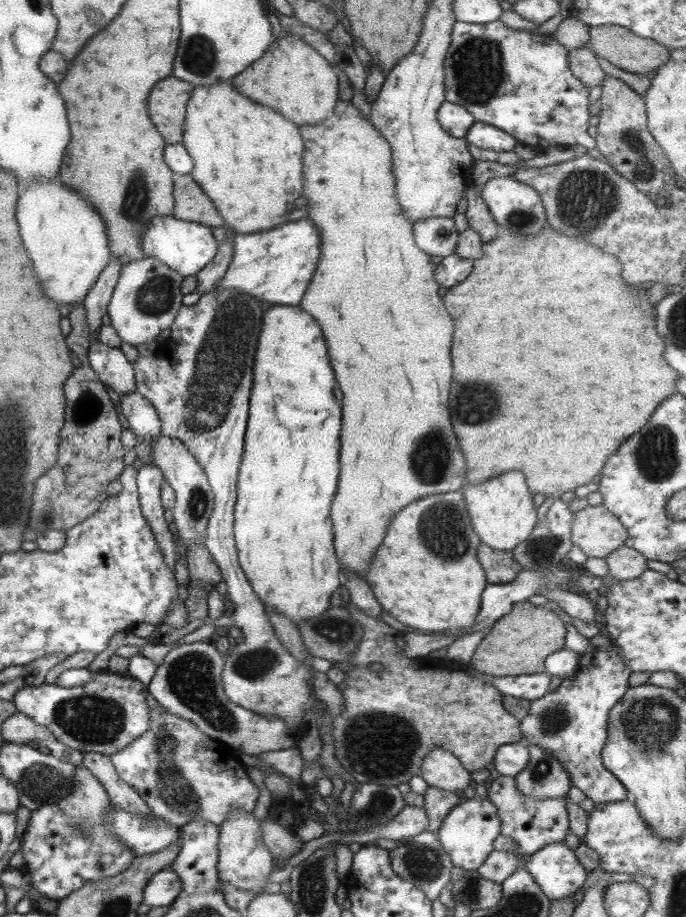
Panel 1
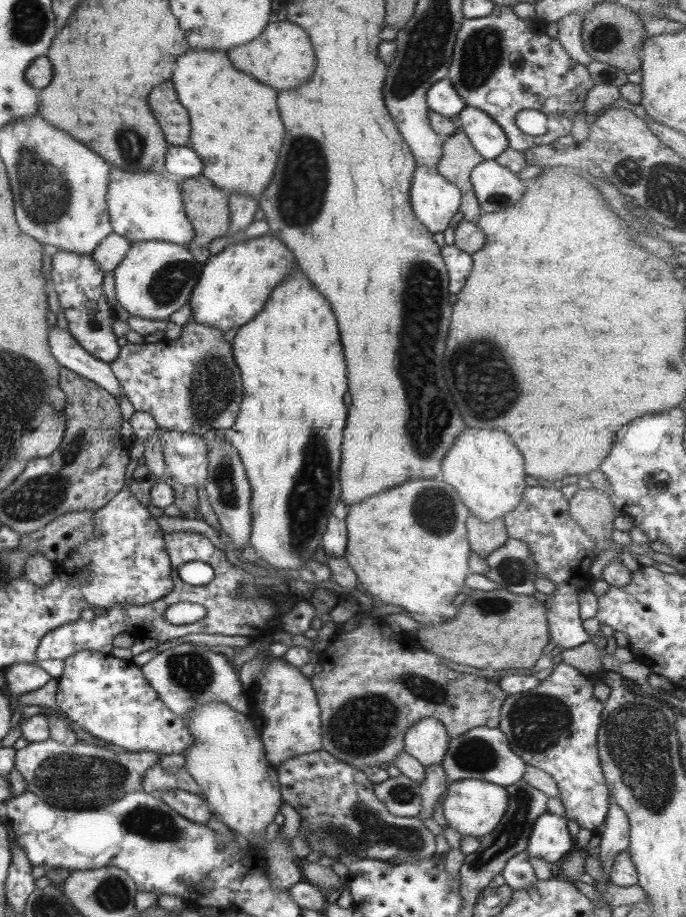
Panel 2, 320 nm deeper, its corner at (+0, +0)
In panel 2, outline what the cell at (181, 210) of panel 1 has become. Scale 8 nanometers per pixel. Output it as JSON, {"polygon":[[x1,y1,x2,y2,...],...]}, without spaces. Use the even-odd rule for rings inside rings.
{"polygon":[[202,174,195,178,183,178,178,185,180,186,182,205,192,228,193,238,191,238,187,247,194,259,198,263,203,263,210,256,207,251,207,244,215,238,226,236,230,223,228,196]]}

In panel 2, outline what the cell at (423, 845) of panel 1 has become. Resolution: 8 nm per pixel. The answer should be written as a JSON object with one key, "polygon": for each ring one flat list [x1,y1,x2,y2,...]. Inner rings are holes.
{"polygon":[[322,748,286,758,275,766,283,802,300,816,298,836,308,844,310,858,329,856,343,866,365,858,415,862,433,856,434,835,419,817,393,816,375,796,374,785,363,771,337,760]]}

